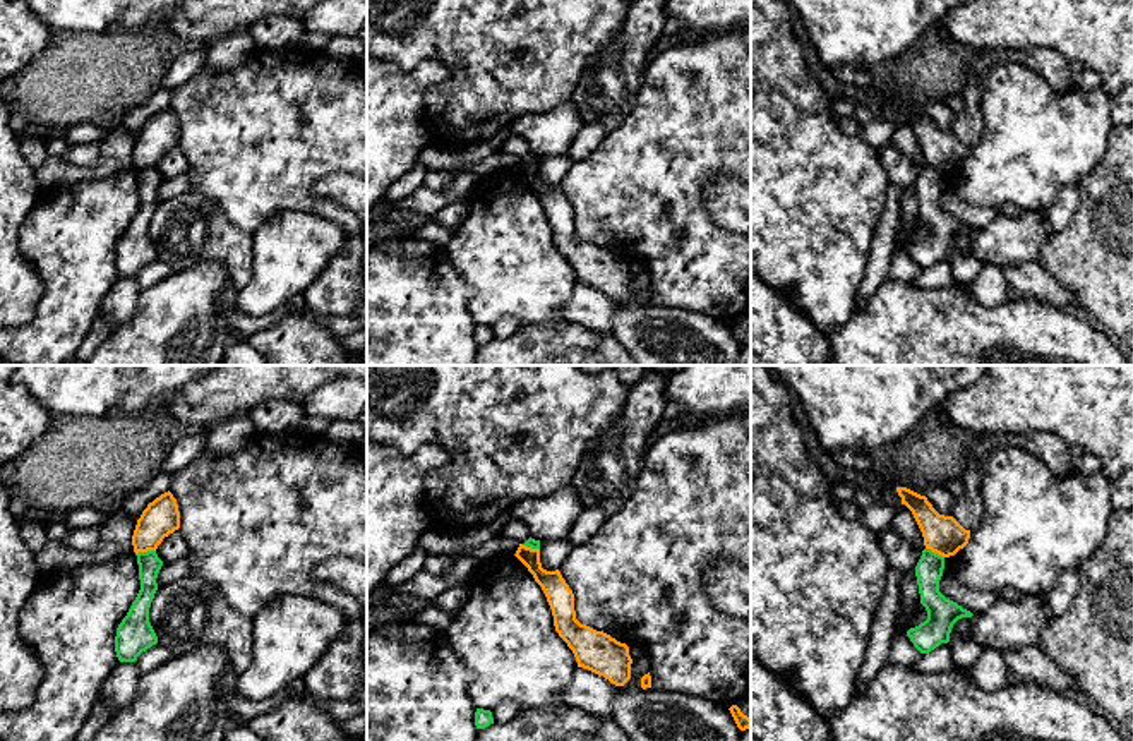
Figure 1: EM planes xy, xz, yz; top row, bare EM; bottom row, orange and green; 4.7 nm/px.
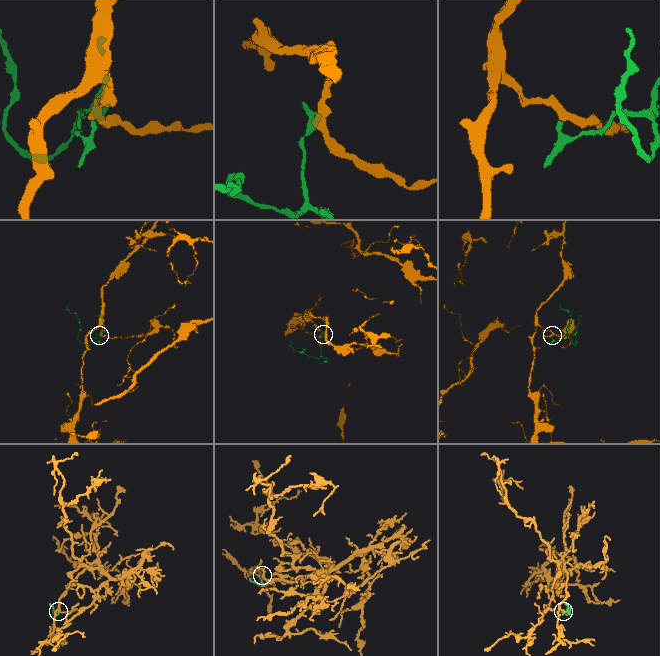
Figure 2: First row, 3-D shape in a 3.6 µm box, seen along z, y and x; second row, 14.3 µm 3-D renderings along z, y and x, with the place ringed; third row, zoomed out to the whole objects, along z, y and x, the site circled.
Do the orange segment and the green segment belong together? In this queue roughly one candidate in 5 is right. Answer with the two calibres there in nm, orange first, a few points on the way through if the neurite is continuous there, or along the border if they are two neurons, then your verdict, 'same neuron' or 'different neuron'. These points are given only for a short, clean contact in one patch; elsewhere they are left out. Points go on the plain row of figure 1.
calibres 170 and 110 nm; border xy (155, 165), (136, 170); different neuron

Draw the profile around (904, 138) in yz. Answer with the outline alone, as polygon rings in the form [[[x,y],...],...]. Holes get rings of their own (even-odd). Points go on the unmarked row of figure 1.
[[[902,120],[898,129],[895,130],[893,144],[896,144],[905,154],[908,154],[917,166],[922,168],[926,165],[922,148],[912,127],[905,120]]]

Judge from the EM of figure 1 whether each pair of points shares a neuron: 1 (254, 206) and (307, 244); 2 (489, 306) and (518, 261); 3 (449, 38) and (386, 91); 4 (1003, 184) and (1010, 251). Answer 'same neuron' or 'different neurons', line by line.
1: different neurons
2: same neuron
3: different neurons
4: different neurons

